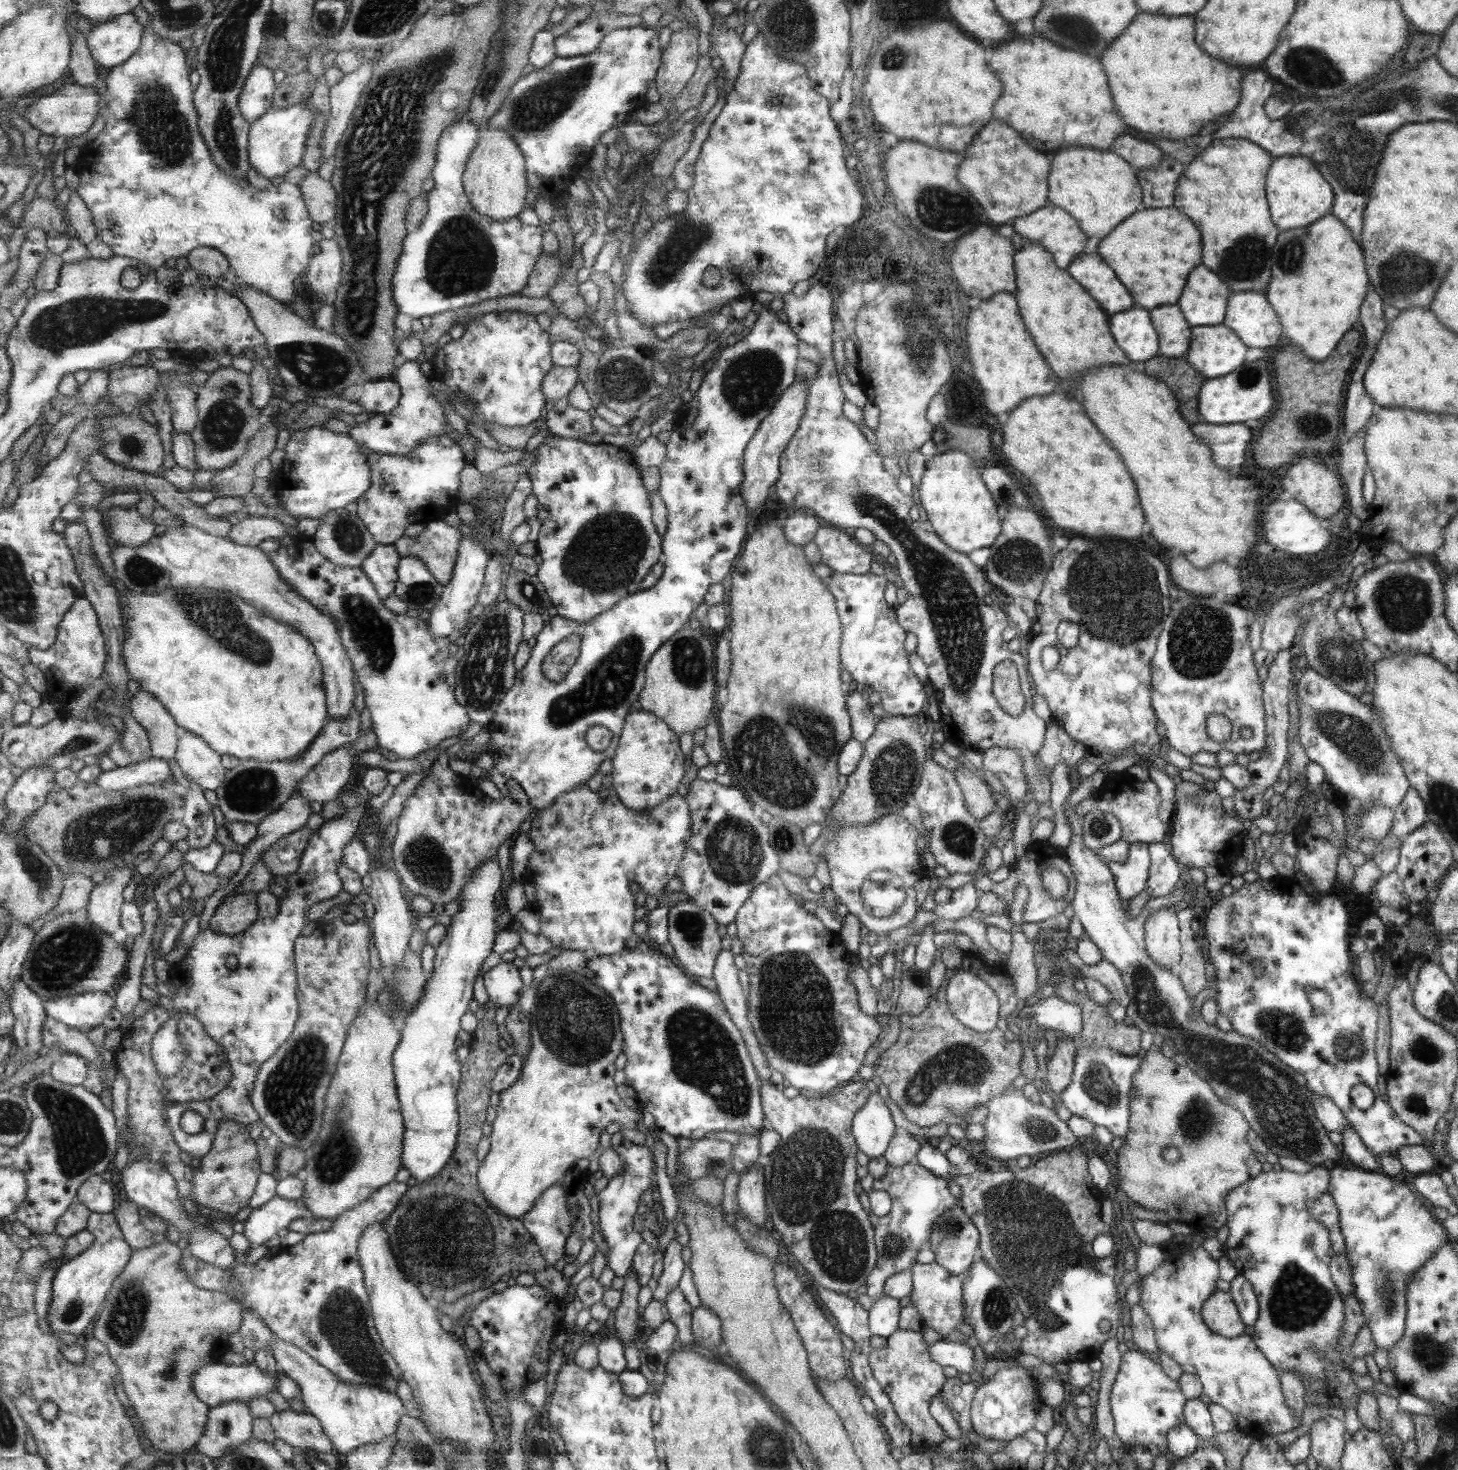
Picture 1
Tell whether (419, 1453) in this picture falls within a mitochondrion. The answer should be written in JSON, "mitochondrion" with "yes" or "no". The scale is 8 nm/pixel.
{"mitochondrion":"yes"}

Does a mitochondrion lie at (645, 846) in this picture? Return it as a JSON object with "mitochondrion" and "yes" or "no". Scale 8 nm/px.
{"mitochondrion":"no"}

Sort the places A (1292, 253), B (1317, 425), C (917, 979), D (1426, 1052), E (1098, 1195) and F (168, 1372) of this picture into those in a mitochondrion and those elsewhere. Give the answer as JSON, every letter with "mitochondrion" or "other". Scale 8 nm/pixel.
{"A":"mitochondrion","B":"mitochondrion","C":"mitochondrion","D":"mitochondrion","E":"other","F":"mitochondrion"}

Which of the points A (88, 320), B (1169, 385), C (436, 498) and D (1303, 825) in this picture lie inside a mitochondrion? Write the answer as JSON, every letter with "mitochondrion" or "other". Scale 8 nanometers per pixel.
{"A":"mitochondrion","B":"other","C":"other","D":"other"}

